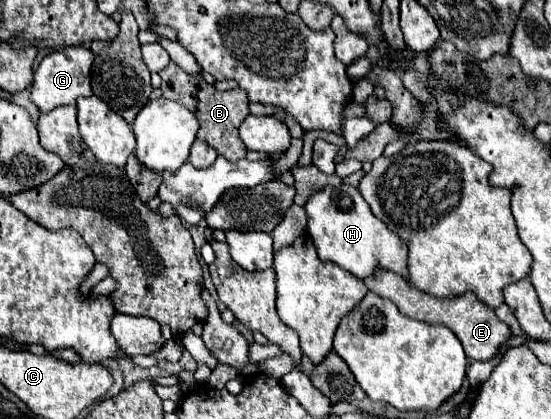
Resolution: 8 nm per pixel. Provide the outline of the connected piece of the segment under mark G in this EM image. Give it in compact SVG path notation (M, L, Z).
M69 46L69 48L47 54L41 60L39 68L35 70L35 80L31 86L31 102L39 108L41 114L47 114L53 108L69 106L69 104L75 104L77 98L89 96L91 94L91 80L89 80L91 64L93 64L93 54L89 54L89 48L83 48L83 46Z

